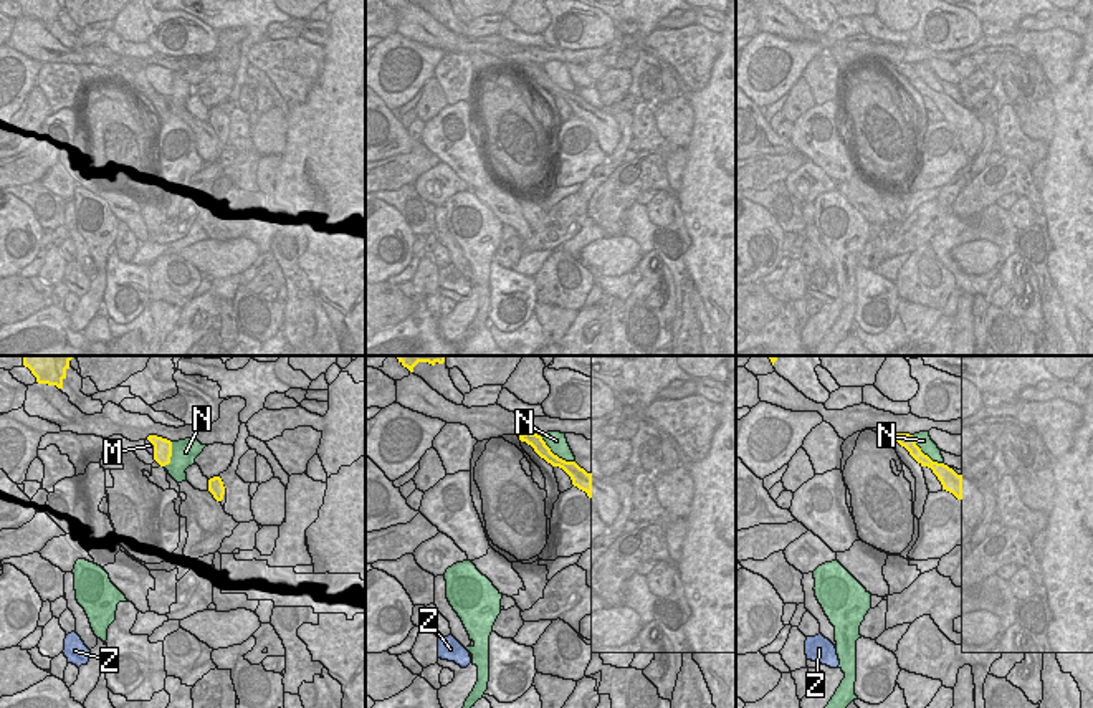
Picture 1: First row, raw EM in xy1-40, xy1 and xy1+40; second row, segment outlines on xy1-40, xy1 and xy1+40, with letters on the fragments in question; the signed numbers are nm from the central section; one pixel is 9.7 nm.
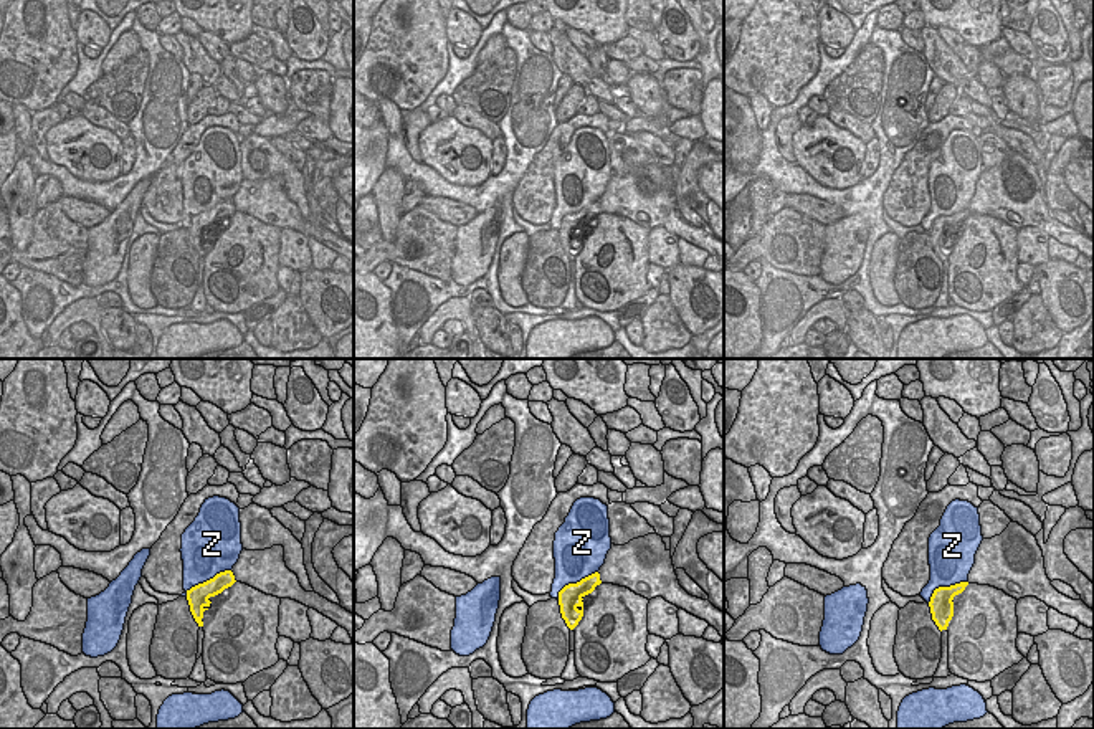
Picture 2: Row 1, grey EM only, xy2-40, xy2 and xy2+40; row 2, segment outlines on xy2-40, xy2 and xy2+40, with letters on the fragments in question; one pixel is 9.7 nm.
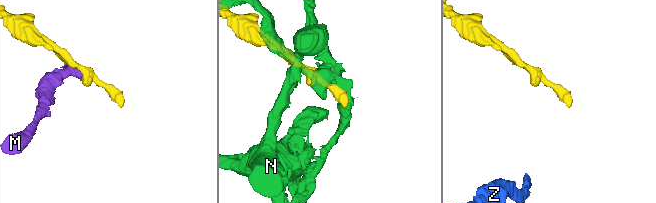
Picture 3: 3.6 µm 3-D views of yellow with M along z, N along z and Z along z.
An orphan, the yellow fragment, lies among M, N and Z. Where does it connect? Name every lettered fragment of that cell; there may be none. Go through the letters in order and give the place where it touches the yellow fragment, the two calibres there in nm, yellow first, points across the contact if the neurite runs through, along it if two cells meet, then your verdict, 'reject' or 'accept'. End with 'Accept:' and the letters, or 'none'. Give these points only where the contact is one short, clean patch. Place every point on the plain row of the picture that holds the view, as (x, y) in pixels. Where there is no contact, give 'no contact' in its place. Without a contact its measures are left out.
M: xy1-40 (154, 76) | 190/70 nm | along xy1-40 (146, 68), (152, 75), (154, 83) | reject
N: xy1 (556, 85) | 140/190 nm | reject
Z: xy2-40 (207, 210) | 200/420 nm | reject
Accept: none

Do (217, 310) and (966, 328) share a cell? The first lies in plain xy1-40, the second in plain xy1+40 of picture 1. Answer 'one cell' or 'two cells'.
two cells

